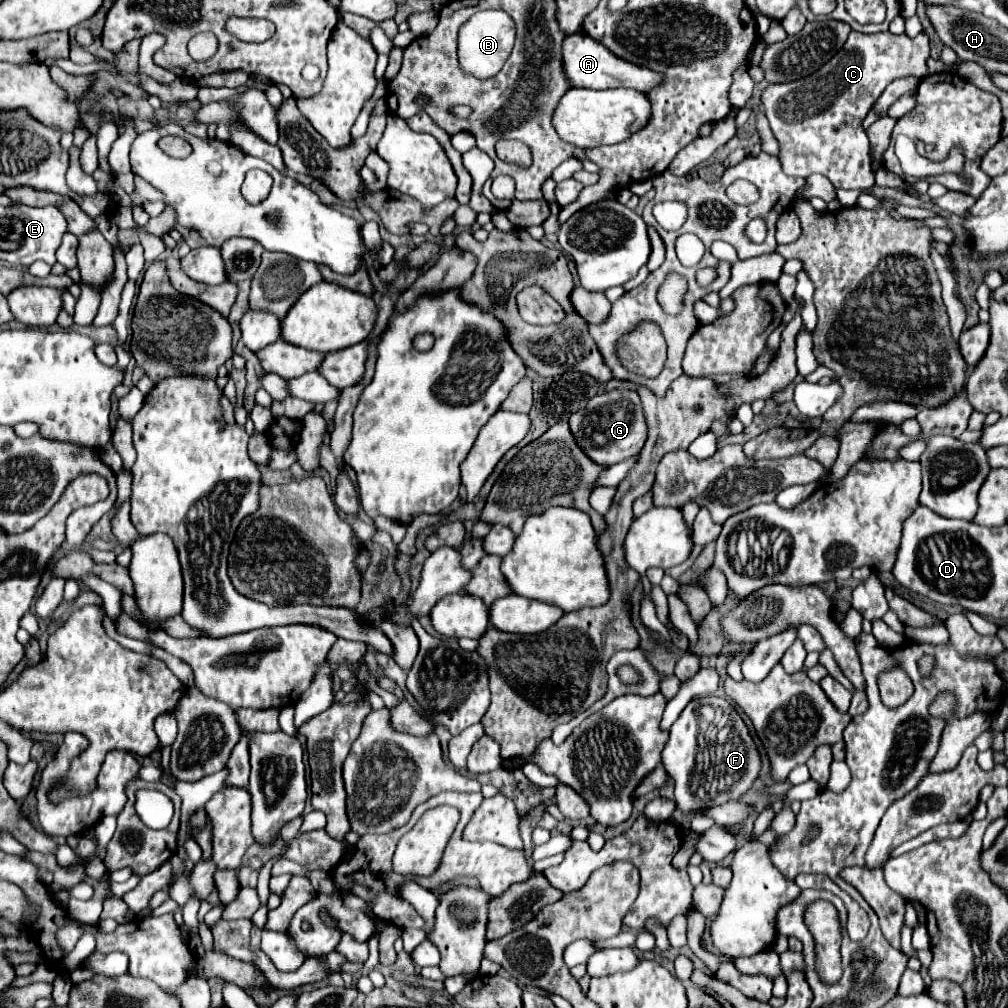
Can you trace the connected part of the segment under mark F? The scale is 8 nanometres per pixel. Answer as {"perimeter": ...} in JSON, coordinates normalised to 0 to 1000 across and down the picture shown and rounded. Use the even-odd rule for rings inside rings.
{"perimeter":[[[702,690],[702,696],[698,696],[698,700],[694,700],[694,698],[692,698],[692,694],[687,694],[687,696],[685,696],[685,698],[677,704],[675,712],[673,712],[673,714],[667,718],[667,722],[665,722],[665,734],[663,734],[663,738],[659,740],[659,744],[657,744],[657,758],[659,758],[661,766],[663,766],[663,770],[669,774],[669,790],[671,790],[671,800],[673,800],[673,802],[677,802],[679,806],[687,806],[687,804],[694,804],[694,802],[702,802],[702,800],[718,798],[718,796],[724,796],[724,794],[734,794],[734,792],[736,792],[736,790],[738,790],[738,788],[746,782],[746,778],[748,778],[748,774],[750,774],[750,768],[752,768],[752,764],[754,764],[754,754],[752,754],[750,738],[748,738],[746,730],[742,728],[740,718],[736,716],[734,708],[726,702],[726,698],[724,698],[720,692],[714,692],[714,690]],[[692,712],[694,712],[694,740],[692,740]],[[688,762],[690,762],[690,776],[688,776],[688,772],[687,772]]]}

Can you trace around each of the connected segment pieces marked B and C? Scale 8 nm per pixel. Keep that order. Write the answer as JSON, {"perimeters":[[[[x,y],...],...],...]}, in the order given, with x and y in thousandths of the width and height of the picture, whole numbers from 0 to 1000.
{"perimeters":[[[[484,10],[484,12],[476,12],[468,18],[466,22],[468,30],[456,30],[454,32],[454,62],[460,73],[466,73],[474,79],[484,79],[488,75],[494,73],[494,69],[500,65],[500,62],[504,60],[508,46],[510,46],[510,38],[512,38],[512,30],[508,30],[508,20],[494,10]]],[[[843,32],[839,44],[835,46],[835,50],[821,62],[817,63],[813,69],[810,69],[808,73],[800,75],[800,77],[794,77],[790,81],[782,81],[782,83],[764,83],[758,91],[756,91],[756,105],[758,105],[758,111],[760,111],[760,117],[764,121],[764,127],[774,143],[774,163],[776,163],[776,169],[778,173],[782,175],[804,175],[804,173],[817,173],[823,177],[823,181],[829,185],[829,187],[837,187],[837,188],[861,188],[867,185],[867,167],[865,167],[865,157],[863,157],[863,139],[855,127],[855,119],[859,117],[859,113],[863,111],[867,99],[877,91],[877,87],[891,79],[891,77],[899,77],[899,75],[909,75],[909,77],[917,77],[921,73],[921,67],[919,67],[919,60],[923,56],[923,38],[915,32],[911,34],[909,38],[901,38],[899,34],[893,34],[893,36],[887,36],[885,32],[877,32],[877,34],[853,34],[853,32]]]]}

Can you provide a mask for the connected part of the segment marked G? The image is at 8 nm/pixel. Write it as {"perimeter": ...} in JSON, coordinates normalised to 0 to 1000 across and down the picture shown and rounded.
{"perimeter":[[[607,387],[591,391],[577,407],[571,407],[563,419],[565,429],[577,448],[587,458],[599,464],[631,452],[635,448],[635,442],[639,442],[639,435],[643,433],[639,413],[635,411],[635,395],[631,395],[631,387]]]}

